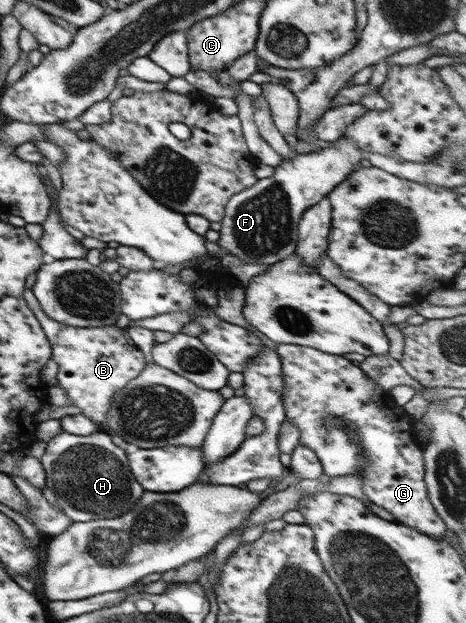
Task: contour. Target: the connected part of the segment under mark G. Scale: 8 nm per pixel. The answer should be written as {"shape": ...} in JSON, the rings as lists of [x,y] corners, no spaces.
{"shape":[[[278,344],[276,352],[280,356],[280,361],[282,362],[282,375],[285,380],[283,406],[286,418],[298,428],[298,431],[300,432],[300,443],[315,451],[315,454],[321,461],[324,473],[327,474],[327,476],[330,476],[330,478],[347,476],[349,474],[360,474],[360,476],[362,476],[362,491],[367,495],[367,498],[371,502],[377,504],[377,506],[385,508],[389,514],[392,514],[396,518],[397,523],[418,530],[420,533],[429,535],[430,537],[442,537],[445,532],[447,532],[447,527],[443,522],[443,519],[439,516],[439,513],[434,509],[432,502],[429,500],[427,483],[424,479],[426,470],[422,453],[423,445],[421,445],[421,442],[418,440],[417,431],[414,428],[415,419],[411,415],[406,414],[402,406],[395,403],[389,392],[380,389],[375,382],[371,382],[371,378],[367,378],[359,364],[345,359],[343,355],[329,354],[322,350],[296,344]]]}

